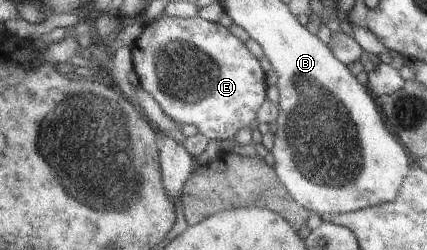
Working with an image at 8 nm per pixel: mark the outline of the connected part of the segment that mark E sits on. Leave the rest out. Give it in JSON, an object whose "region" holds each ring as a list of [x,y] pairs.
{"region":[[[160,16],[159,19],[151,20],[142,29],[139,37],[129,45],[132,59],[133,73],[137,76],[139,87],[145,93],[148,93],[155,103],[159,105],[161,113],[165,117],[169,117],[171,121],[179,126],[181,124],[191,124],[195,126],[198,132],[208,139],[229,140],[236,131],[242,127],[247,127],[252,119],[256,119],[258,107],[266,100],[266,91],[268,86],[265,84],[265,73],[259,66],[259,60],[244,46],[244,43],[235,38],[225,26],[217,22],[209,22],[199,18],[199,16],[191,18],[174,18],[171,16]]]}

